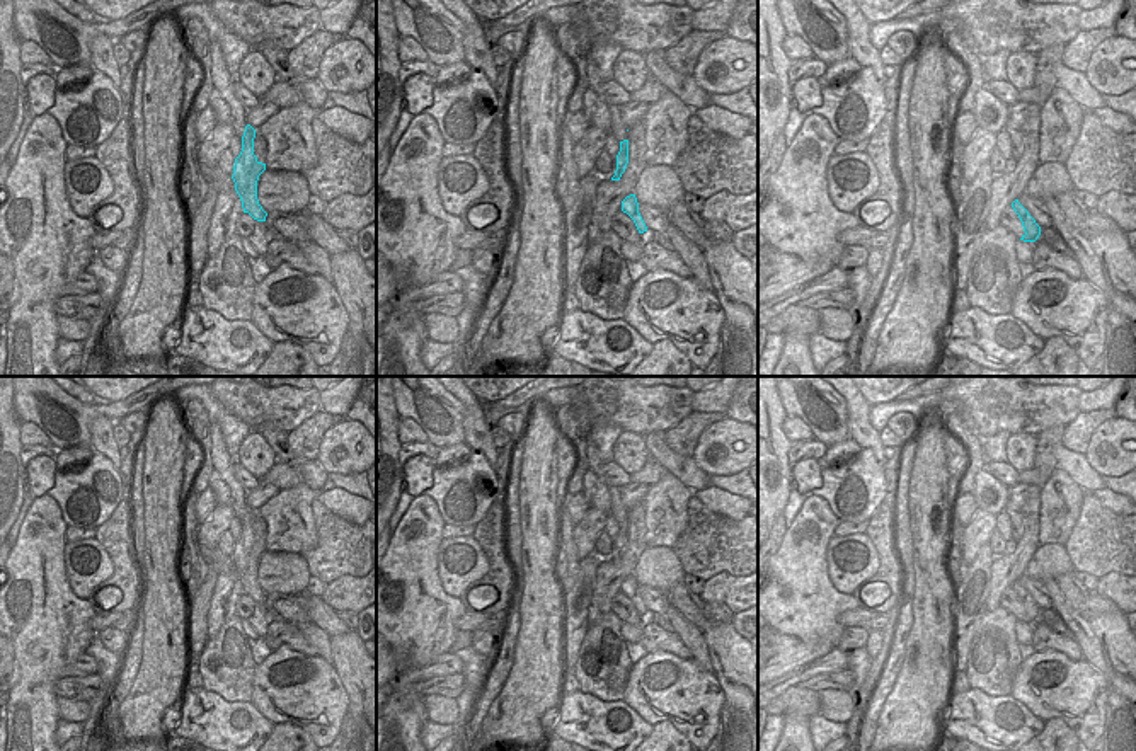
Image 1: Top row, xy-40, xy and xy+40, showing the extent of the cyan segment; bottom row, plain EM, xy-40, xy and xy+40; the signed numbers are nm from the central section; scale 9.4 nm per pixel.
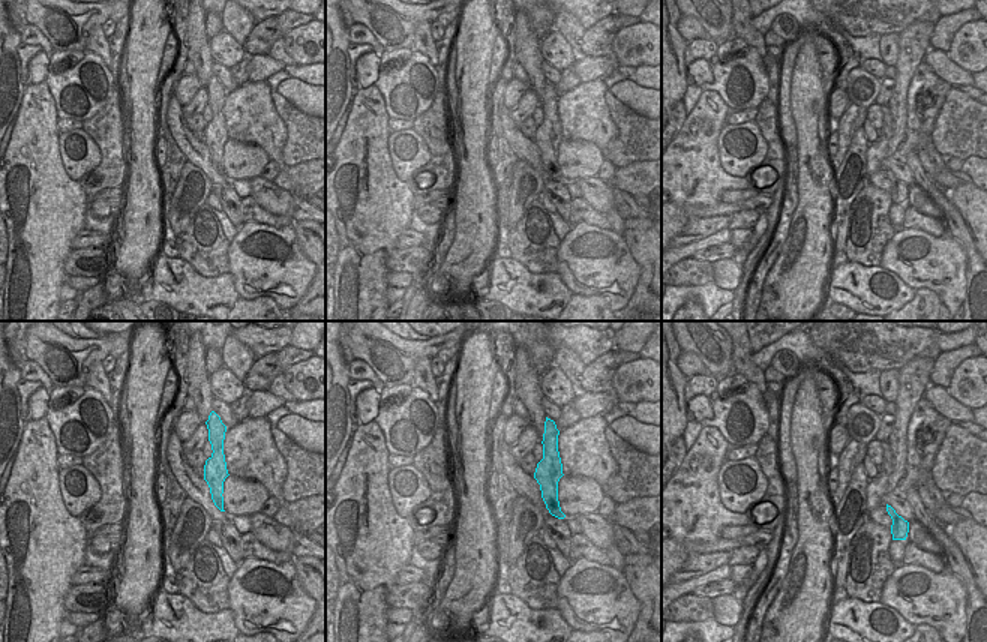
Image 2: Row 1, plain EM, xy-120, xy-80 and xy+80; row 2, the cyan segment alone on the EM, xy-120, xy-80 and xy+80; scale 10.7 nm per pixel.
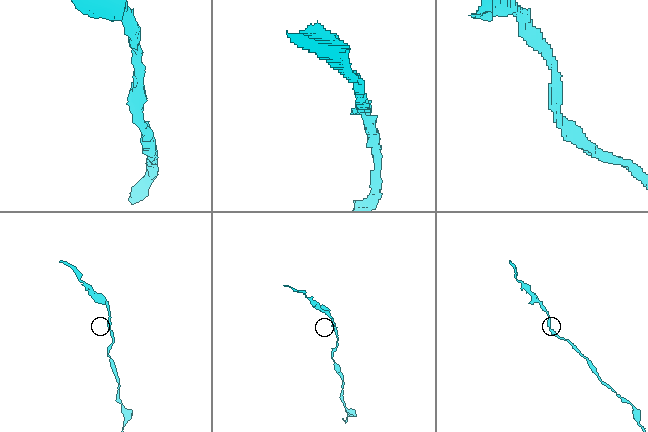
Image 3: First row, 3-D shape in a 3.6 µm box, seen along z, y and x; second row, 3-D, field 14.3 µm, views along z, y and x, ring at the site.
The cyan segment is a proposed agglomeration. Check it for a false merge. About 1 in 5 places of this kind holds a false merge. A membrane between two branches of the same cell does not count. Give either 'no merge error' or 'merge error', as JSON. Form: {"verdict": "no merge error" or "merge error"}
{"verdict": "no merge error"}

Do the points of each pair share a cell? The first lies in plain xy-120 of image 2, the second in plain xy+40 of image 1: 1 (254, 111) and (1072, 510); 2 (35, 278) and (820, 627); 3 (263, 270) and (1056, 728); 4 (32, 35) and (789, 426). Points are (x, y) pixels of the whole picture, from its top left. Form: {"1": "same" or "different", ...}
{"1": "different", "2": "same", "3": "different", "4": "same"}

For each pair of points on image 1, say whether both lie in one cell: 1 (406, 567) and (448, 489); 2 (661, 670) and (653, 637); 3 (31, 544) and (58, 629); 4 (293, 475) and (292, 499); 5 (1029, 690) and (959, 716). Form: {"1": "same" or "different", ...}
{"1": "different", "2": "different", "3": "same", "4": "different", "5": "different"}

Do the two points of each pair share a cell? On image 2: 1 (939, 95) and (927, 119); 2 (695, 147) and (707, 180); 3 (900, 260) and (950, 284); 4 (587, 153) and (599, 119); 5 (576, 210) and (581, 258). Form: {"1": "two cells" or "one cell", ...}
{"1": "one cell", "2": "one cell", "3": "one cell", "4": "two cells", "5": "two cells"}

